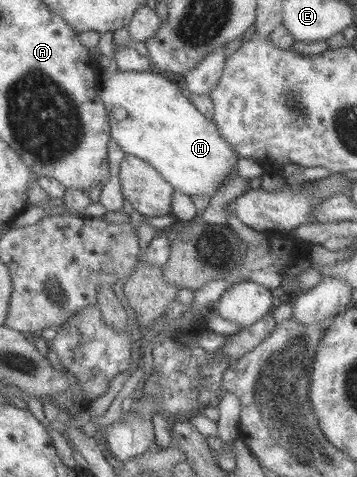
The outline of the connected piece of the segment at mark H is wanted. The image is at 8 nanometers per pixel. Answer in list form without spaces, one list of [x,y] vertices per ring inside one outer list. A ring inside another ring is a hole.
[[[112,67],[102,74],[102,103],[110,112],[112,139],[127,155],[154,165],[176,190],[210,198],[238,170],[238,153],[226,143],[215,119],[208,119],[182,94],[181,86],[156,70],[122,71]]]

